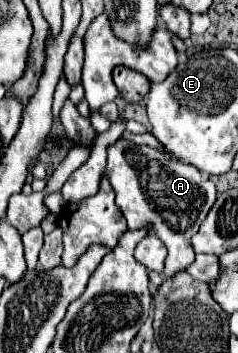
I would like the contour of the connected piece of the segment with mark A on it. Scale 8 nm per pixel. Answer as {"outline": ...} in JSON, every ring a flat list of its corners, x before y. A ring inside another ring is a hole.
{"outline":[[117,139,107,147,105,175,117,193,117,205,121,207,127,227,141,229,151,225,155,235,165,243,169,255,163,275,177,275,195,261,191,237,199,231,211,205,215,203,215,185,193,165,167,159,153,147,135,145,127,139]]}

